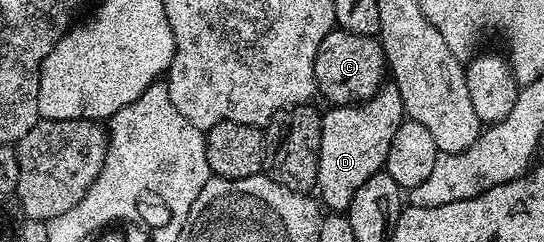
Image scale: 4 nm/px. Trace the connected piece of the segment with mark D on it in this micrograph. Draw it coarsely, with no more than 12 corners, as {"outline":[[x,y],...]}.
{"outline":[[389,82],[321,117],[315,192],[345,214],[405,107]]}

